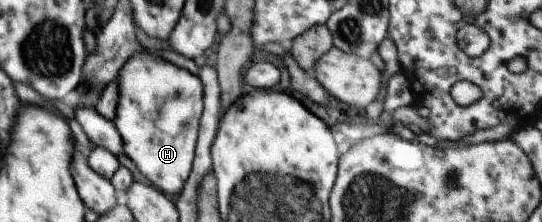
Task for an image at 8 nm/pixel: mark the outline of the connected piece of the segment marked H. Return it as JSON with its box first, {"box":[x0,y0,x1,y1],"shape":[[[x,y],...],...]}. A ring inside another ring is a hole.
{"box":[113,49,204,197],"shape":[[[146,49],[125,61],[117,77],[119,97],[113,122],[123,138],[124,153],[146,181],[170,197],[183,189],[192,172],[204,108],[202,81]],[[159,115],[165,115],[165,129],[157,125]]]}

